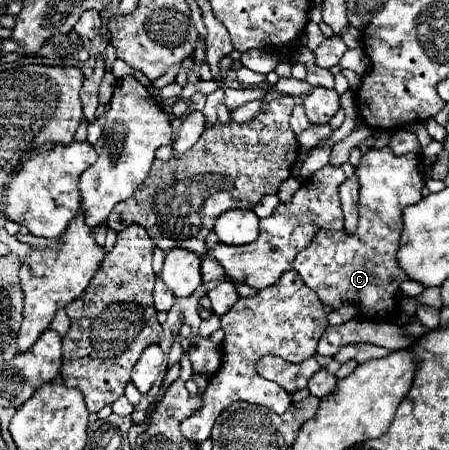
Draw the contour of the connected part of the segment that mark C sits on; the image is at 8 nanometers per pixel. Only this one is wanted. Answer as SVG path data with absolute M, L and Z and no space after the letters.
M386 147L382 149L370 149L362 155L356 175L360 181L360 199L358 199L358 227L356 233L346 233L346 231L328 231L328 229L318 229L312 241L296 255L294 259L294 269L302 277L302 281L320 297L322 303L330 305L332 309L340 309L342 305L354 305L356 313L360 319L394 319L398 315L398 293L400 293L400 283L408 279L404 269L396 261L398 245L400 245L400 235L404 227L402 211L408 205L414 205L416 201L422 199L420 191L424 187L424 175L420 173L420 155L416 153L406 153L406 155L394 155Z

